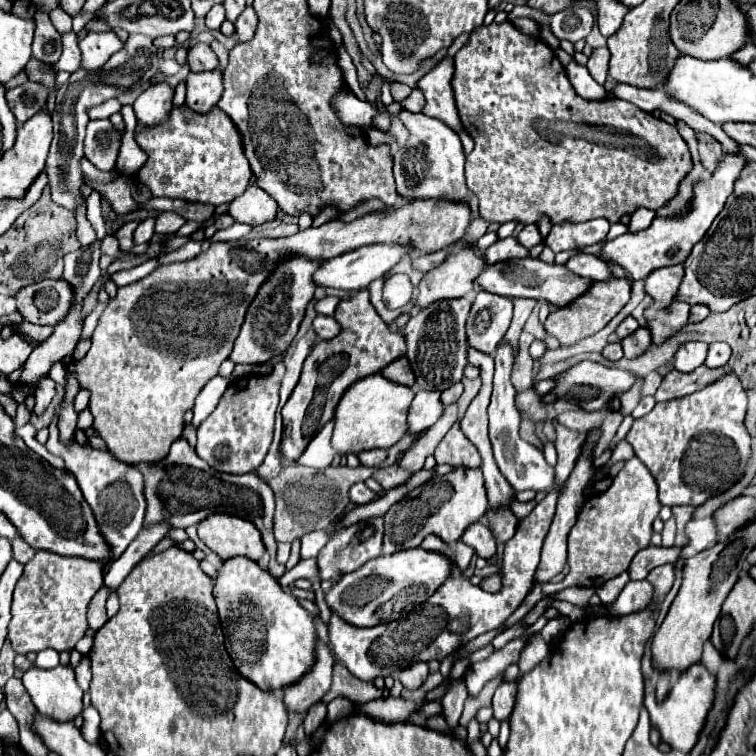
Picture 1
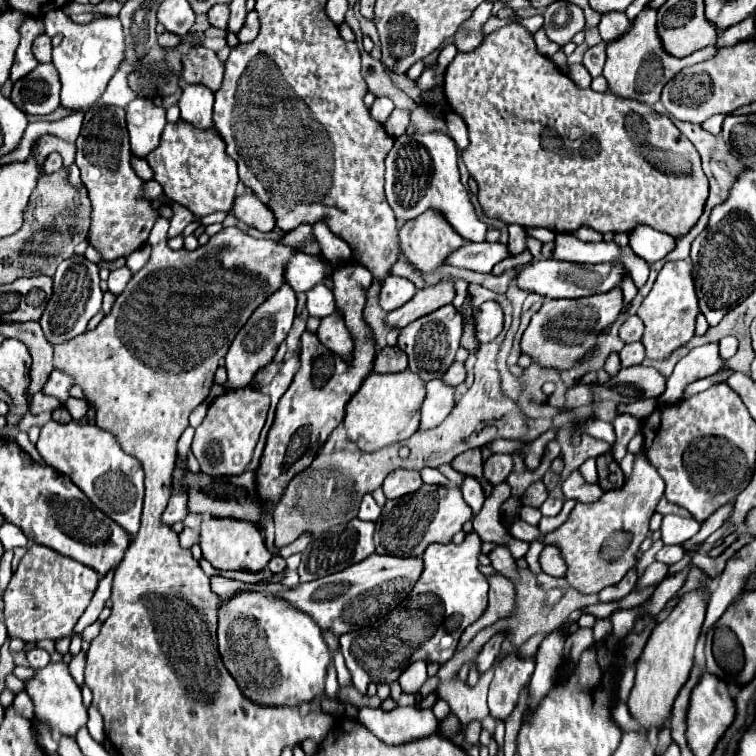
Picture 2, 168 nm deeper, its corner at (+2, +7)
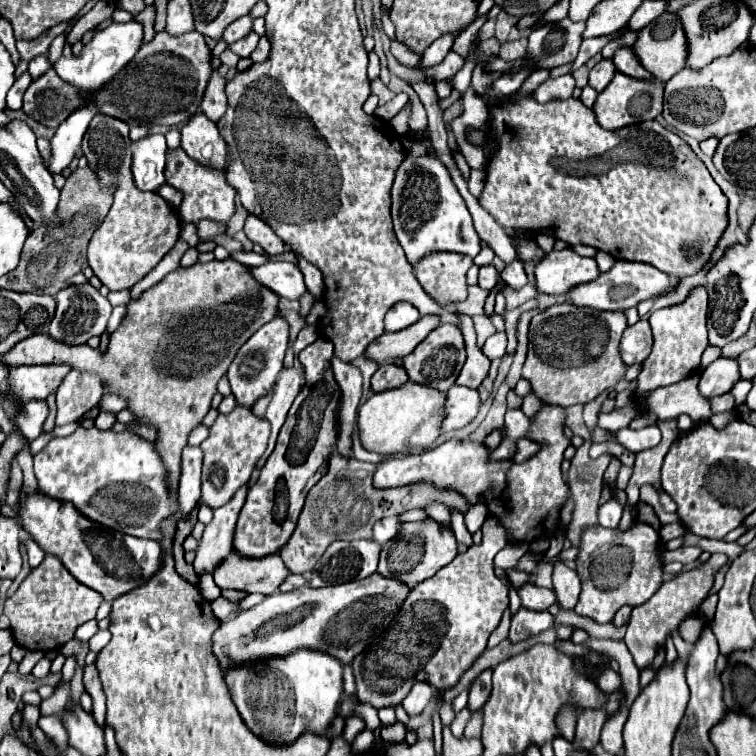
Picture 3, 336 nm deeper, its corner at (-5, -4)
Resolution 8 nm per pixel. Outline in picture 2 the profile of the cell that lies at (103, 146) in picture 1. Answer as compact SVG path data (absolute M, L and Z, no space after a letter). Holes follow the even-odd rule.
M114 105L88 109L76 149L76 165L92 201L92 225L88 235L90 243L102 253L102 259L106 261L130 255L146 243L158 211L150 207L148 199L142 199L142 179L130 165L130 141L124 109Z

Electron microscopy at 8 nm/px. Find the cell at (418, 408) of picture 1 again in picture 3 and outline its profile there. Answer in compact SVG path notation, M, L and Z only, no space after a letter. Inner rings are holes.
M453 384L447 392L447 416L443 420L443 432L451 432L471 424L479 412L479 392Z

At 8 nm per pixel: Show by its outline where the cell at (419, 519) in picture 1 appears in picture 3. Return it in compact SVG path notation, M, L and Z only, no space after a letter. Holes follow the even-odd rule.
M435 520L405 522L403 534L383 546L377 572L385 578L401 580L407 588L415 588L415 584L431 578L439 568L447 566L455 556L457 556L457 540L451 530L439 526Z

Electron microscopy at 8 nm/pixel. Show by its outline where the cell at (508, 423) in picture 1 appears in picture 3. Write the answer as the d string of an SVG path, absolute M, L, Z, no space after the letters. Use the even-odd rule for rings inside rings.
M611 498L607 504L599 506L599 524L603 528L617 528L621 516L623 516L623 506L615 498Z

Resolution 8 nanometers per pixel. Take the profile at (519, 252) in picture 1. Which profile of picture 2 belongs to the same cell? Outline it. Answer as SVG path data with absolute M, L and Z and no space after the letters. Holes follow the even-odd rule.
M482 241L482 243L466 243L462 245L462 249L454 249L444 263L478 273L490 273L492 267L506 257L510 257L508 245Z

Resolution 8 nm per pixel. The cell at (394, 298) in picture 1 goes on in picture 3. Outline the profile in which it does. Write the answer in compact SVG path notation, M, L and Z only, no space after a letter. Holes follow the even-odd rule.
M399 302L385 316L385 332L399 332L399 330L415 324L419 318L421 316L419 316L419 312L415 312L415 306Z

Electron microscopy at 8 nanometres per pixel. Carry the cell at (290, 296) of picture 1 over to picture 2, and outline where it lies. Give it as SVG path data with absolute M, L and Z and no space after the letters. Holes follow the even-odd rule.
M284 283L276 293L272 293L254 313L252 317L246 321L246 325L238 331L238 335L234 337L228 353L226 353L226 371L228 371L228 383L232 387L246 387L254 375L266 367L276 349L280 347L280 343L288 337L288 331L294 323L294 317L296 317L296 291Z

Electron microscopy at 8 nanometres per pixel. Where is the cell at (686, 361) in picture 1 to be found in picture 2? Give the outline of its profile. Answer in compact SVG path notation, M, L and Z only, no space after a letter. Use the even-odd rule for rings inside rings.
M708 343L694 347L686 357L682 357L670 379L666 381L666 391L658 397L660 405L670 405L674 401L682 399L684 387L696 379L710 377L722 367L722 359L718 355L718 343Z

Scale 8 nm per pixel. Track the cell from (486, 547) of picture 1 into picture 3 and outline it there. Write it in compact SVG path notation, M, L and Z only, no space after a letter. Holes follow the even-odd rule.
M525 584L519 590L519 596L521 596L523 608L527 608L527 610L547 610L553 602L557 602L553 590L539 588L539 586L533 586L533 584Z

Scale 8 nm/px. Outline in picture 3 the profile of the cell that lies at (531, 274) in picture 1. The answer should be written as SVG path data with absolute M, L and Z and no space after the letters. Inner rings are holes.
M617 260L615 266L601 274L597 280L589 284L581 284L571 290L571 302L575 306L589 306L595 310L627 310L637 306L643 300L657 298L663 294L669 294L675 290L679 278L671 278L669 274L657 270L655 266L643 264L643 262L629 262L629 260Z

